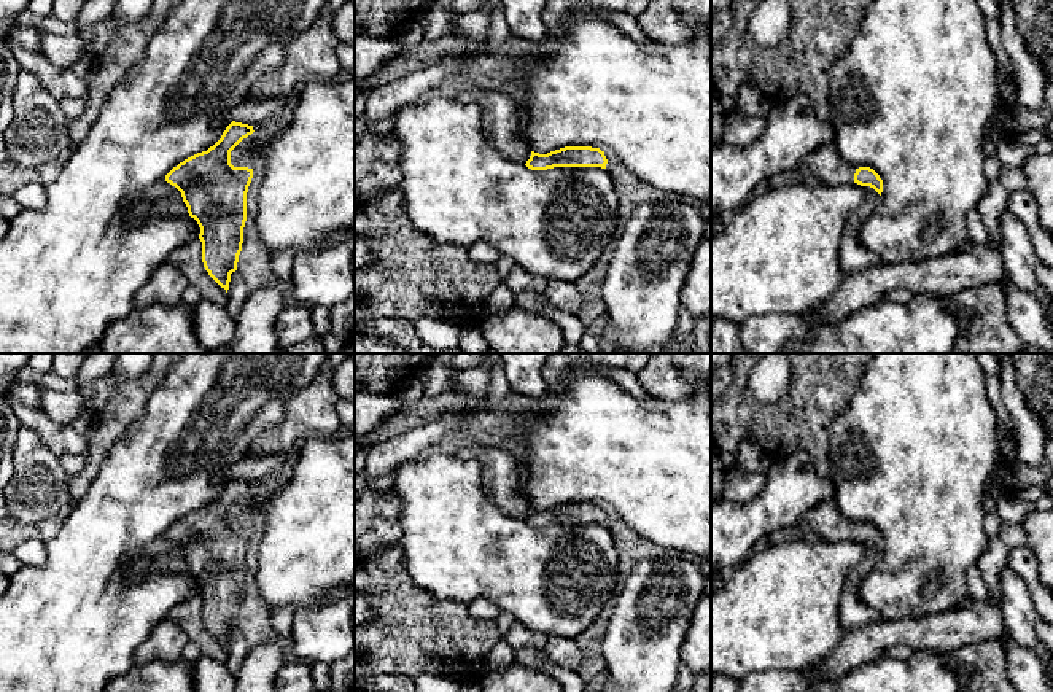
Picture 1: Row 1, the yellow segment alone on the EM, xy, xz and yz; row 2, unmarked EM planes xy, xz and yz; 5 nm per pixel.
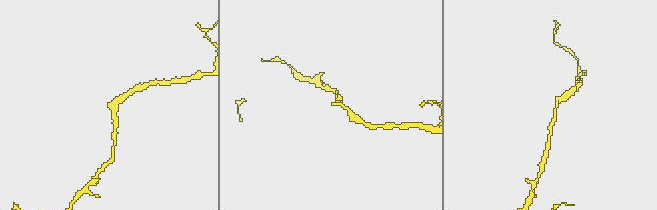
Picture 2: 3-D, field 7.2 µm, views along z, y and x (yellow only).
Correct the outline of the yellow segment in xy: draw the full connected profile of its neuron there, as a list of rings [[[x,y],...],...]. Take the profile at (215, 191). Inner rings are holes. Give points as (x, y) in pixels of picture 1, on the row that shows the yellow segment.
[[[232,121],[213,146],[165,175],[200,227],[205,270],[226,293],[242,251],[247,192],[253,178],[253,169],[231,164],[231,151],[253,132],[253,126]]]

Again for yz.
[[[827,142],[819,146],[805,159],[811,173],[824,185],[841,186],[849,183],[857,183],[861,186],[873,188],[880,196],[883,192],[883,180],[870,167],[853,167],[846,162],[840,151],[837,142]]]

